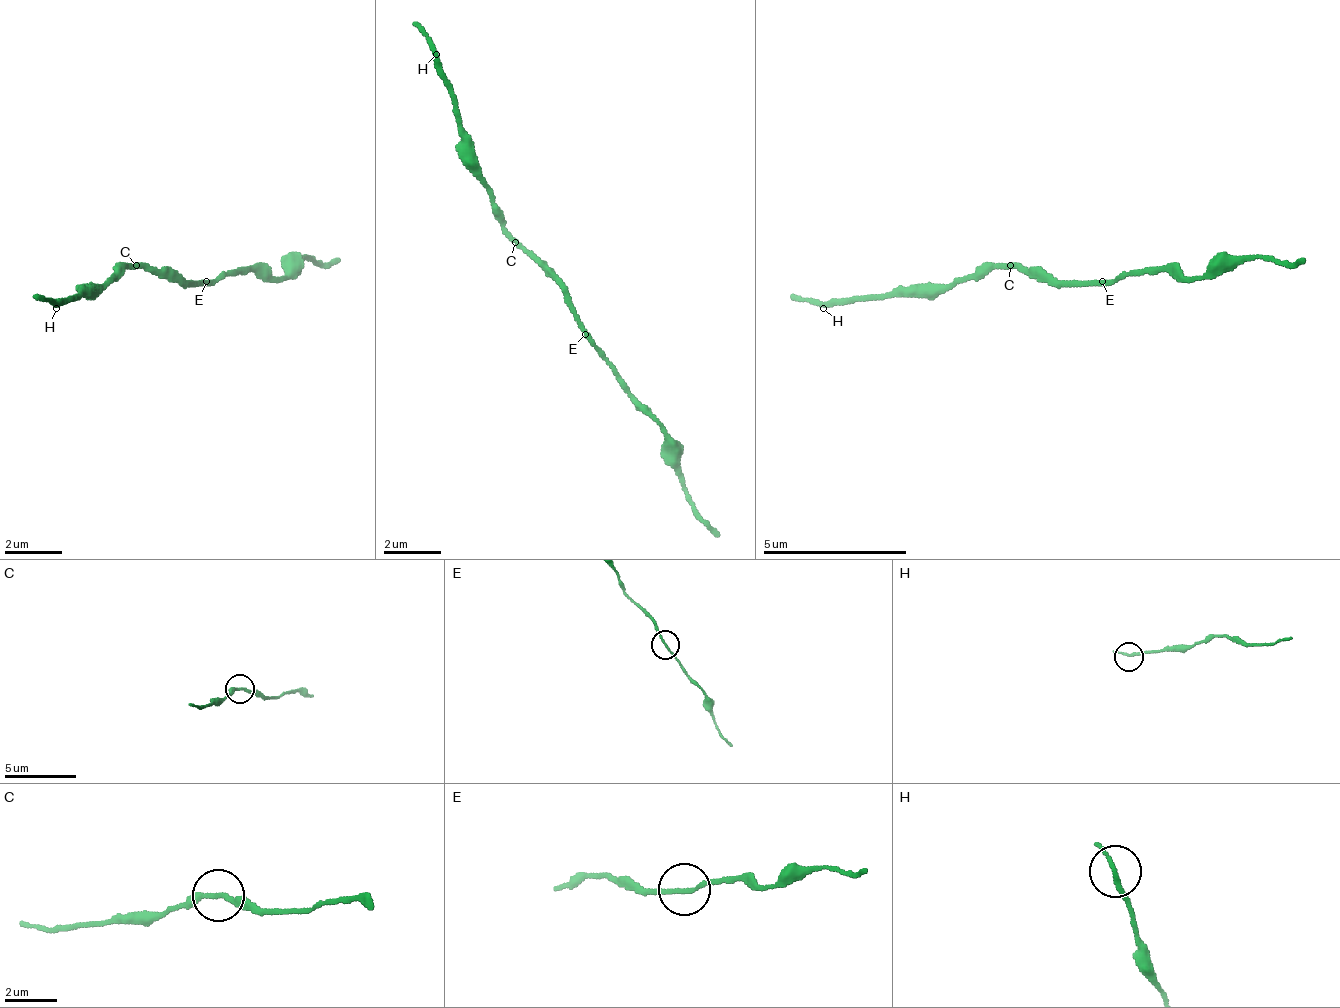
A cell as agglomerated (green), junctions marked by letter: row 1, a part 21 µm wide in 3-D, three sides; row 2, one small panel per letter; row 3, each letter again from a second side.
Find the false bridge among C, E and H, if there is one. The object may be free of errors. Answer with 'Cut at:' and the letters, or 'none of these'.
Cut at: E

